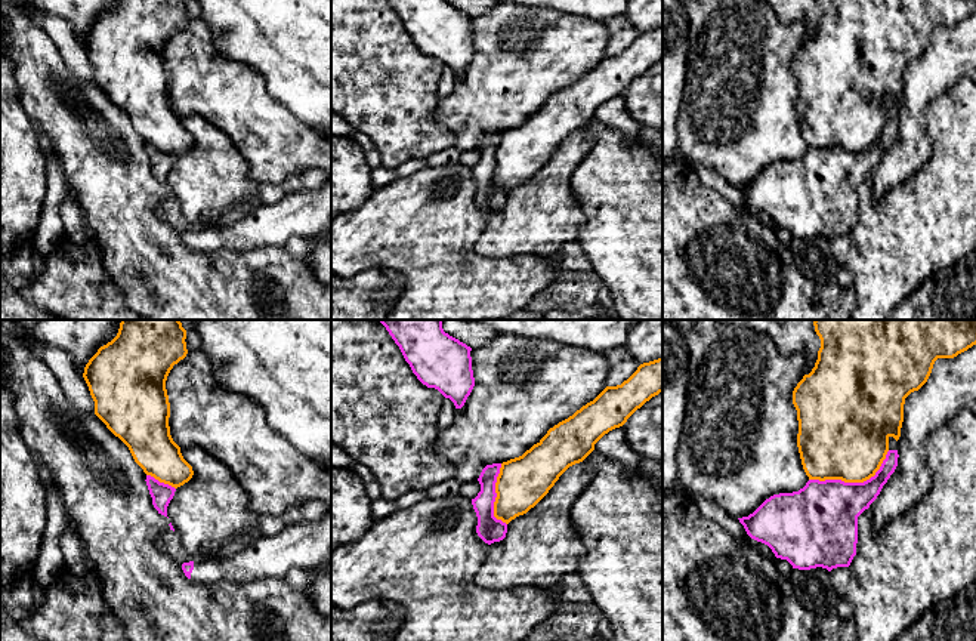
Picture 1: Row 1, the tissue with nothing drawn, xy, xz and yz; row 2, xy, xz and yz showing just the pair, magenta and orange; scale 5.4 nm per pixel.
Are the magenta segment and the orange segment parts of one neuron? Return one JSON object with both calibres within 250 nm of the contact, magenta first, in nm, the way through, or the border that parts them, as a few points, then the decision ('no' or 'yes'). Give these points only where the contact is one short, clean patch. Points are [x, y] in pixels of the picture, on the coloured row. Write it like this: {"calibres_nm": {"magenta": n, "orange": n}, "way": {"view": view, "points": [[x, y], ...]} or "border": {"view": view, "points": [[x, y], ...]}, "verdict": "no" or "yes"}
{"calibres_nm": {"magenta": 380, "orange": 460}, "verdict": "no"}

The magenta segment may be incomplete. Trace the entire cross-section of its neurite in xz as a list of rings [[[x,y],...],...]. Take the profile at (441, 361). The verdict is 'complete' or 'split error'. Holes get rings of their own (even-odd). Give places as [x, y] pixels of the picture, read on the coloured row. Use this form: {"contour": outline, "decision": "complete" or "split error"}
{"contour": [[[379,320],[417,379],[461,409],[475,386],[472,348],[450,336],[442,320]]], "decision": "complete"}

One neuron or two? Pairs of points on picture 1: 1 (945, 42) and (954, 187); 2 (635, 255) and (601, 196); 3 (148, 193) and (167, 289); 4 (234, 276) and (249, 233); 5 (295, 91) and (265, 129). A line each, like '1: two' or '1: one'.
1: two
2: one
3: one
4: two
5: two

